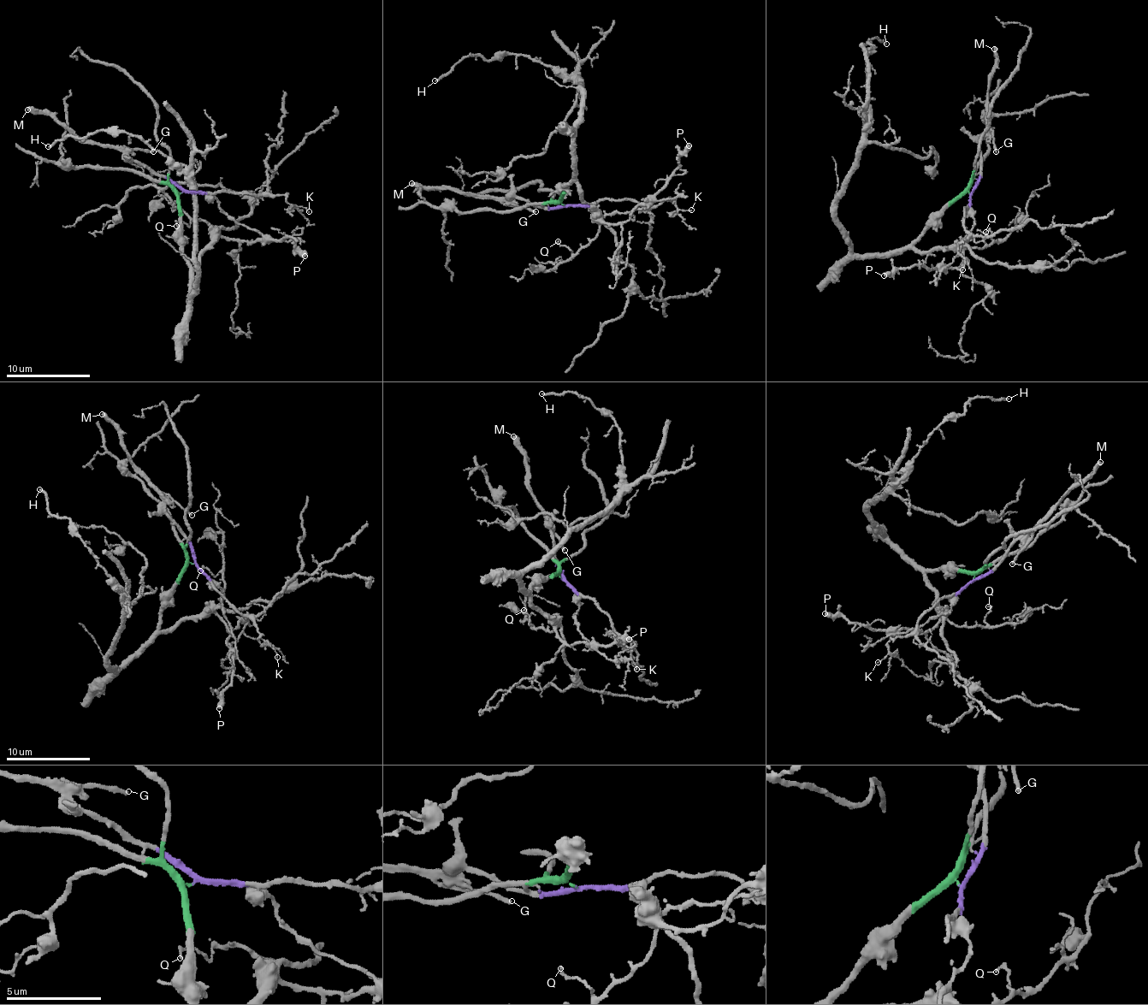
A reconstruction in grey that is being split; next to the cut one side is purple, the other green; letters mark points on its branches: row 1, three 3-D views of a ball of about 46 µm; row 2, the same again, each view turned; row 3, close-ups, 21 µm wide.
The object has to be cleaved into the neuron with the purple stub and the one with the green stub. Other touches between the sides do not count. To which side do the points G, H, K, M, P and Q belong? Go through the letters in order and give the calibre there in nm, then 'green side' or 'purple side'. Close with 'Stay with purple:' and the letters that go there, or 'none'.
G: calibre 200 nm; purple side
H: calibre 200 nm; green side
K: calibre 100 nm; purple side
M: calibre 420 nm; purple side
P: calibre 480 nm; green side
Q: calibre 150 nm; green side
Stay with purple: G, K, M

